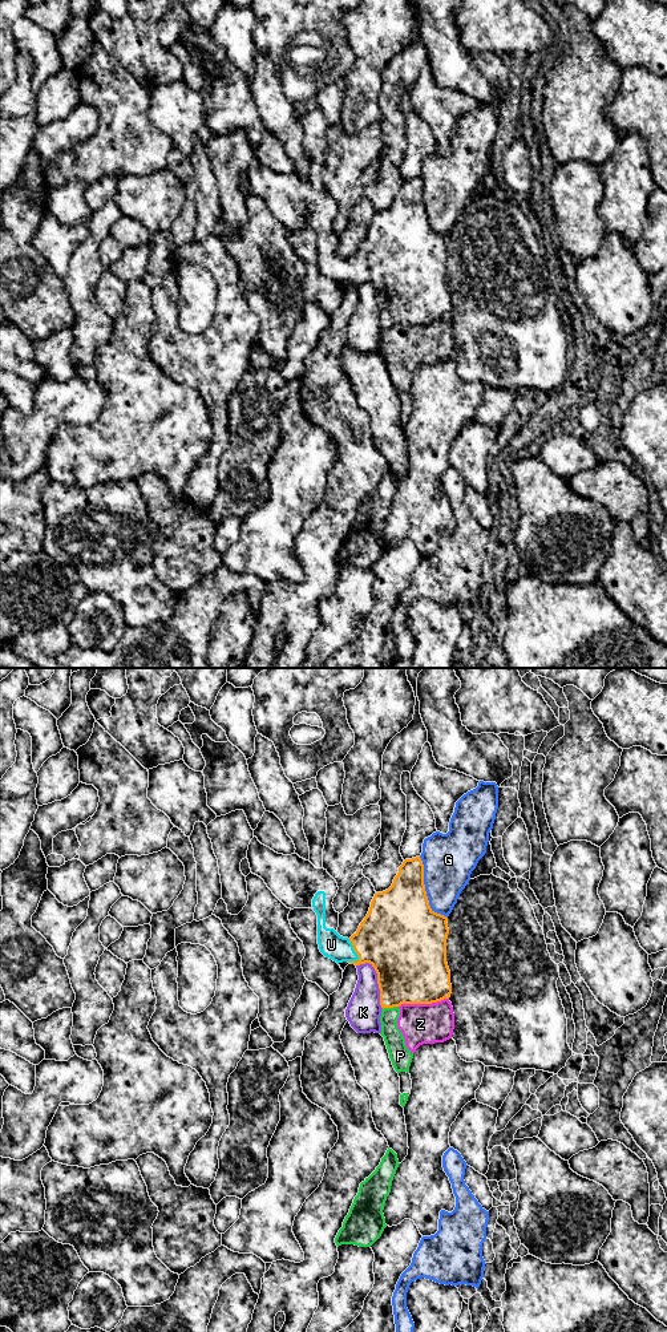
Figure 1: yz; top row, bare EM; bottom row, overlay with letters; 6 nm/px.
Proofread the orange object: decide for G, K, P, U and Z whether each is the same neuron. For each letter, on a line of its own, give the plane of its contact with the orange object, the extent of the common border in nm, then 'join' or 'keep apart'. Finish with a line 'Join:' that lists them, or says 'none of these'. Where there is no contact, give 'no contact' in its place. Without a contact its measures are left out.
G: meets orange in yz; contact 420 nm long; keep apart
K: meets orange in yz; contact 320 nm long; keep apart
P: meets orange in yz; contact 100 nm long; keep apart
U: meets orange in yz; contact 150 nm long; join
Z: meets orange in yz; contact 300 nm long; keep apart
Join: U

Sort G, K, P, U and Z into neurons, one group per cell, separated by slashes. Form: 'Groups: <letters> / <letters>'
Groups: G / K / P Z / U

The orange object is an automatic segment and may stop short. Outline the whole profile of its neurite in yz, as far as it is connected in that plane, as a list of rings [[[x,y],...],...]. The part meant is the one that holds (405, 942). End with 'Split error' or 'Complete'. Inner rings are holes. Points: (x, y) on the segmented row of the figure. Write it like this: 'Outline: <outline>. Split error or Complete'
Outline: [[[256,837],[248,845],[247,859],[251,873],[260,876],[287,908],[312,908],[316,912],[318,944],[326,957],[337,964],[369,963],[375,968],[383,1009],[401,1004],[432,1004],[450,997],[450,971],[446,963],[448,918],[429,906],[420,857],[405,859],[392,886],[375,894],[367,916],[349,939],[337,934],[339,912],[332,902],[339,887],[327,870],[316,869],[295,853],[278,854],[262,845]]]. Split error

